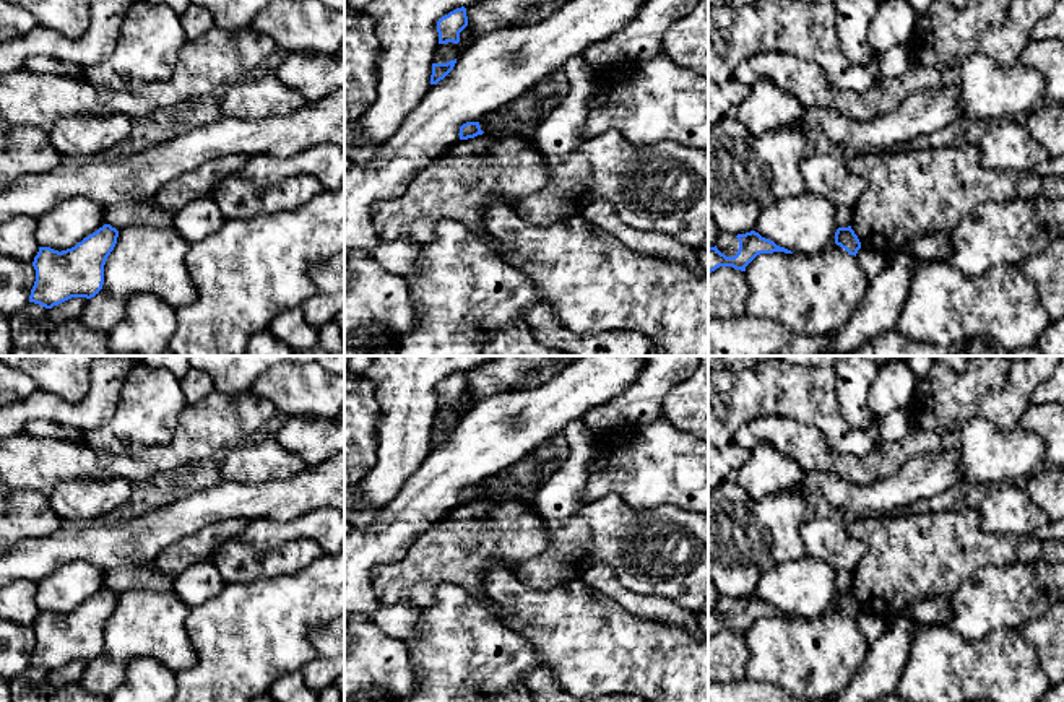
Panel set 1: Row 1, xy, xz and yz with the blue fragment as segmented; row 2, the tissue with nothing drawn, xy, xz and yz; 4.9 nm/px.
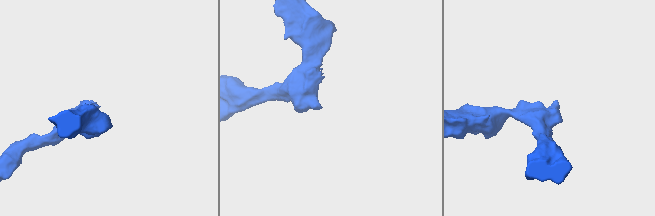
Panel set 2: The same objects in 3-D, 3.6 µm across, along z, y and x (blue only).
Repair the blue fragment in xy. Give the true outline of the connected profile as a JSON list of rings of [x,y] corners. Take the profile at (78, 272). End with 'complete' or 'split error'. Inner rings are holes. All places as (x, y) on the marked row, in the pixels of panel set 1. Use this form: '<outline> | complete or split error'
[[[104,224],[71,249],[58,252],[39,247],[29,302],[52,309],[71,297],[94,297],[102,289],[104,265],[117,237],[119,231]]] | complete

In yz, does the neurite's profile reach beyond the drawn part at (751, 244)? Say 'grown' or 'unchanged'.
grown

